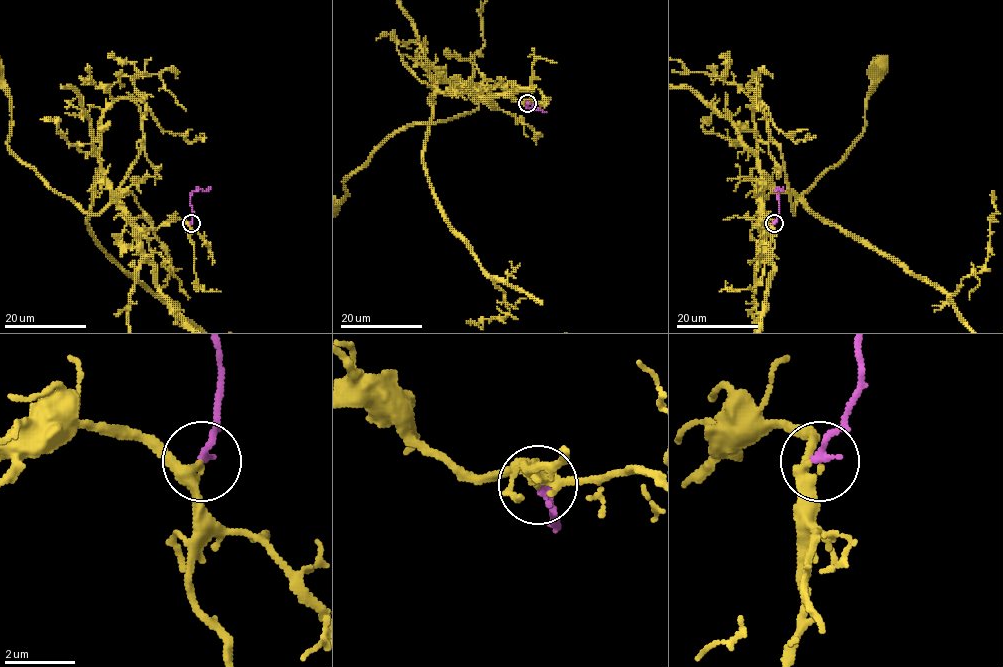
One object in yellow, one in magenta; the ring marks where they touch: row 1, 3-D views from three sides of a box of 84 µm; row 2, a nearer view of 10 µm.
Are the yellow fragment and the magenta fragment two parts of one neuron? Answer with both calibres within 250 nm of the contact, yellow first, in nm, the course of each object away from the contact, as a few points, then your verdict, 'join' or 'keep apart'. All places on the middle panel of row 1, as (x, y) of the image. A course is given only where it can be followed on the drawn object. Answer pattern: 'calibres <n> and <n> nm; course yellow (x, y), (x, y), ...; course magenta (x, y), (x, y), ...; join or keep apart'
calibres 260 and 200 nm; course yellow (526, 103), (445, 92), (438, 83), (468, 87), (478, 107), (394, 132); course magenta (526, 103), (528, 107), (525, 107), (529, 109), (546, 111); join

